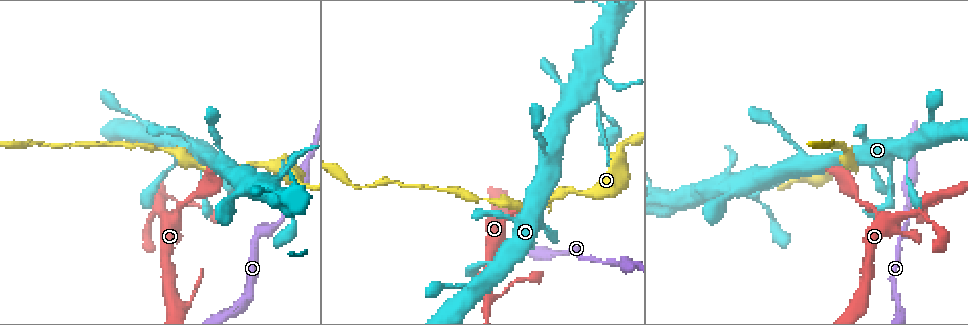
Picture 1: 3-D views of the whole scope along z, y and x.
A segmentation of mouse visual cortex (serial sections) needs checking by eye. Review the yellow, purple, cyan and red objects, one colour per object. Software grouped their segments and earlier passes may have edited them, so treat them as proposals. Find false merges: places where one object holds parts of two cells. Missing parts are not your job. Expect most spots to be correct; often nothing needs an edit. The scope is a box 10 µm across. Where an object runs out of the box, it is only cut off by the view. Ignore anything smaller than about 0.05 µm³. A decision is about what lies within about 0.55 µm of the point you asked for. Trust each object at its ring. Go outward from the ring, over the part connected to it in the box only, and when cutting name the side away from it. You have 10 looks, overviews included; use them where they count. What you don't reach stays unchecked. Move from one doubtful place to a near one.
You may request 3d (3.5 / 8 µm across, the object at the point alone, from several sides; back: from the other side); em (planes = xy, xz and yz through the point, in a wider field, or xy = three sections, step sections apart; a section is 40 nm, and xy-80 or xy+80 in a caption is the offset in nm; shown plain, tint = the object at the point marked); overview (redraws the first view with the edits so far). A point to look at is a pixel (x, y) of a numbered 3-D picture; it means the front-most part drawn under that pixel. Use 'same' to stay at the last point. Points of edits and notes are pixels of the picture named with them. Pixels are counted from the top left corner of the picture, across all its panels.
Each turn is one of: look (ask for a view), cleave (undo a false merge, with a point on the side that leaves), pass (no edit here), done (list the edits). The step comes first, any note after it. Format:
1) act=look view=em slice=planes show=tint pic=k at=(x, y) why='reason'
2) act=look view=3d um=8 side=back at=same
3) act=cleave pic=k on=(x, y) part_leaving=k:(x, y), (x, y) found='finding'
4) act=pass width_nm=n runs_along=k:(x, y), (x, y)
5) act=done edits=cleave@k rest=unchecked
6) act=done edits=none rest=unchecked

act=look view=3d um=3.5 pic=1 at=(624, 259)

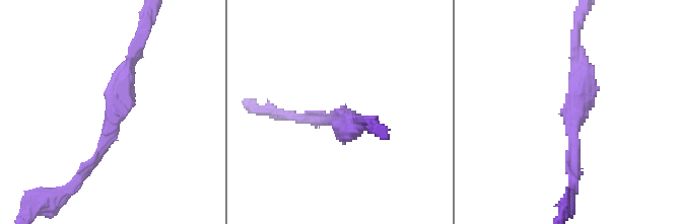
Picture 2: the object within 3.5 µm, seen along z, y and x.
act=look view=em slice=xy step=5 show=tint pic=2 at=(571, 133) arm_widths_nm=150,350 why='now the EM'

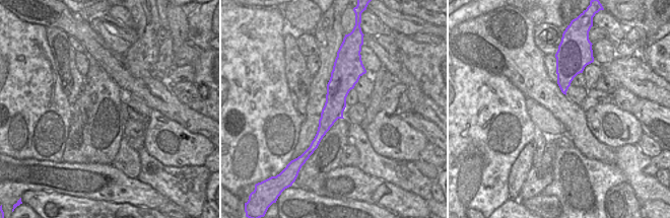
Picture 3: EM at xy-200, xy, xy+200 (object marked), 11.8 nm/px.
act=pass width_nm=260 runs_along=3:(340, 65), (335, 105), (313, 146) found='one cell here'

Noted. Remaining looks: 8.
act=look view=3d um=8 pic=1 at=(890, 191) why='sharp bend'

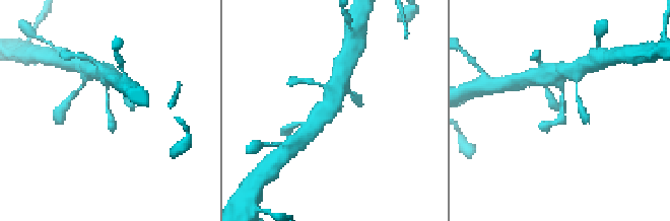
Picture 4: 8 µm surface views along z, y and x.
act=look view=3d um=3.5 at=same

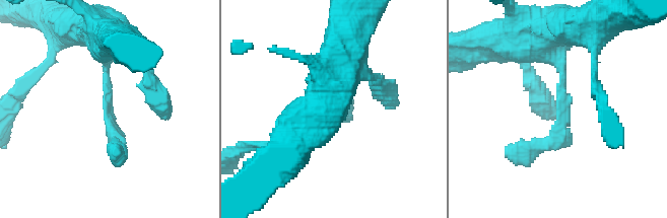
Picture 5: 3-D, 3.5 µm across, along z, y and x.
act=look view=em slice=xy step=2 show=tint pic=5 at=(108, 108) why='shape alone is not enough'

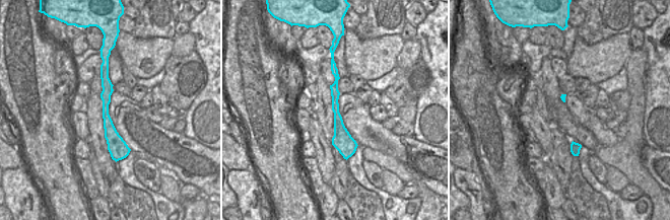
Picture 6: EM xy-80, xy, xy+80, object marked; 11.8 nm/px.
act=pass width_nm=140 runs_along=5:(107, 32), (107, 111), (117, 151) found='one cell here'

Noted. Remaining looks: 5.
act=look view=3d um=3.5 pic=1 at=(165, 196) why='abrupt turn'

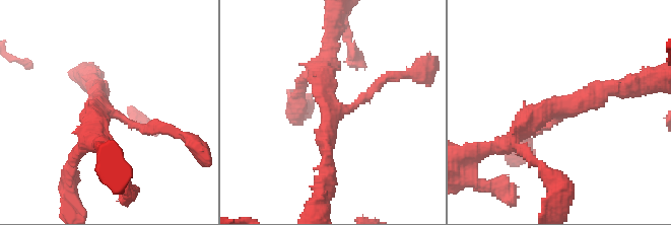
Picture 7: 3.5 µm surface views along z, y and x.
act=look view=em slice=xy step=2 show=tint pic=7 at=(102, 114) arms=3 arm_widths_nm=150,250,250

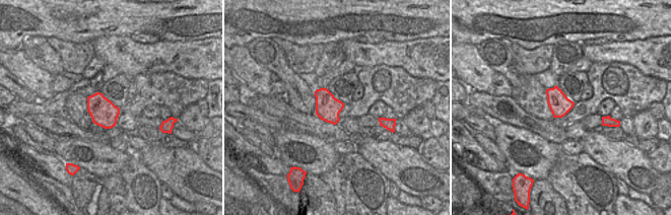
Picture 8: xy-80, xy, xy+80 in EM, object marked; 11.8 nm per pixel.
act=pass runs_along=7:(331, 49), (325, 98), (340, 111), (384, 80) found='continuous, no second cell'

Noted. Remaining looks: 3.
act=look view=3d um=3.5 pic=1 at=(282, 174) why='calibre changes'

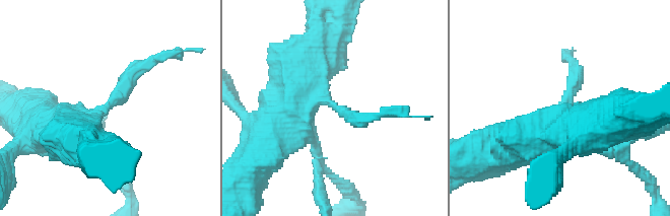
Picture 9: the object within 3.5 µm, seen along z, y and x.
act=look view=em slice=planes show=tint pic=9 at=(336, 105) arm_widths_nm=200,700

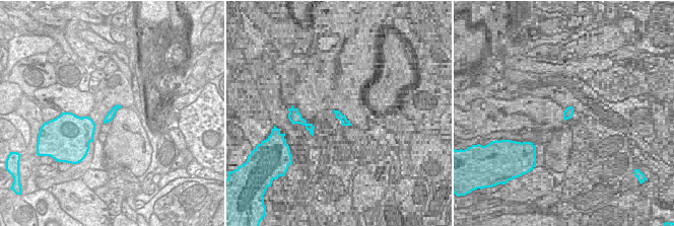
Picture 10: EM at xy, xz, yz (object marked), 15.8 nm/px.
act=look view=em slice=xy step=2 show=tint at=same why='another direction'

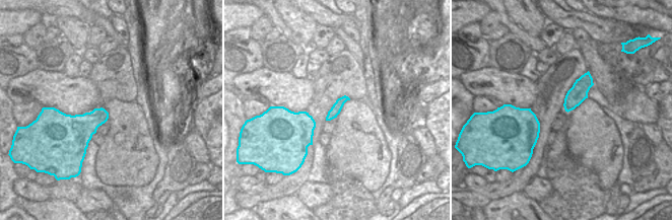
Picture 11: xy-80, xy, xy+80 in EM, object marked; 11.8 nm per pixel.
act=pass runs_along=9:(65, 131), (99, 115), (152, 62) found='all the same cell'

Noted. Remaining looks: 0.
act=done edits=none rest=unchecked

